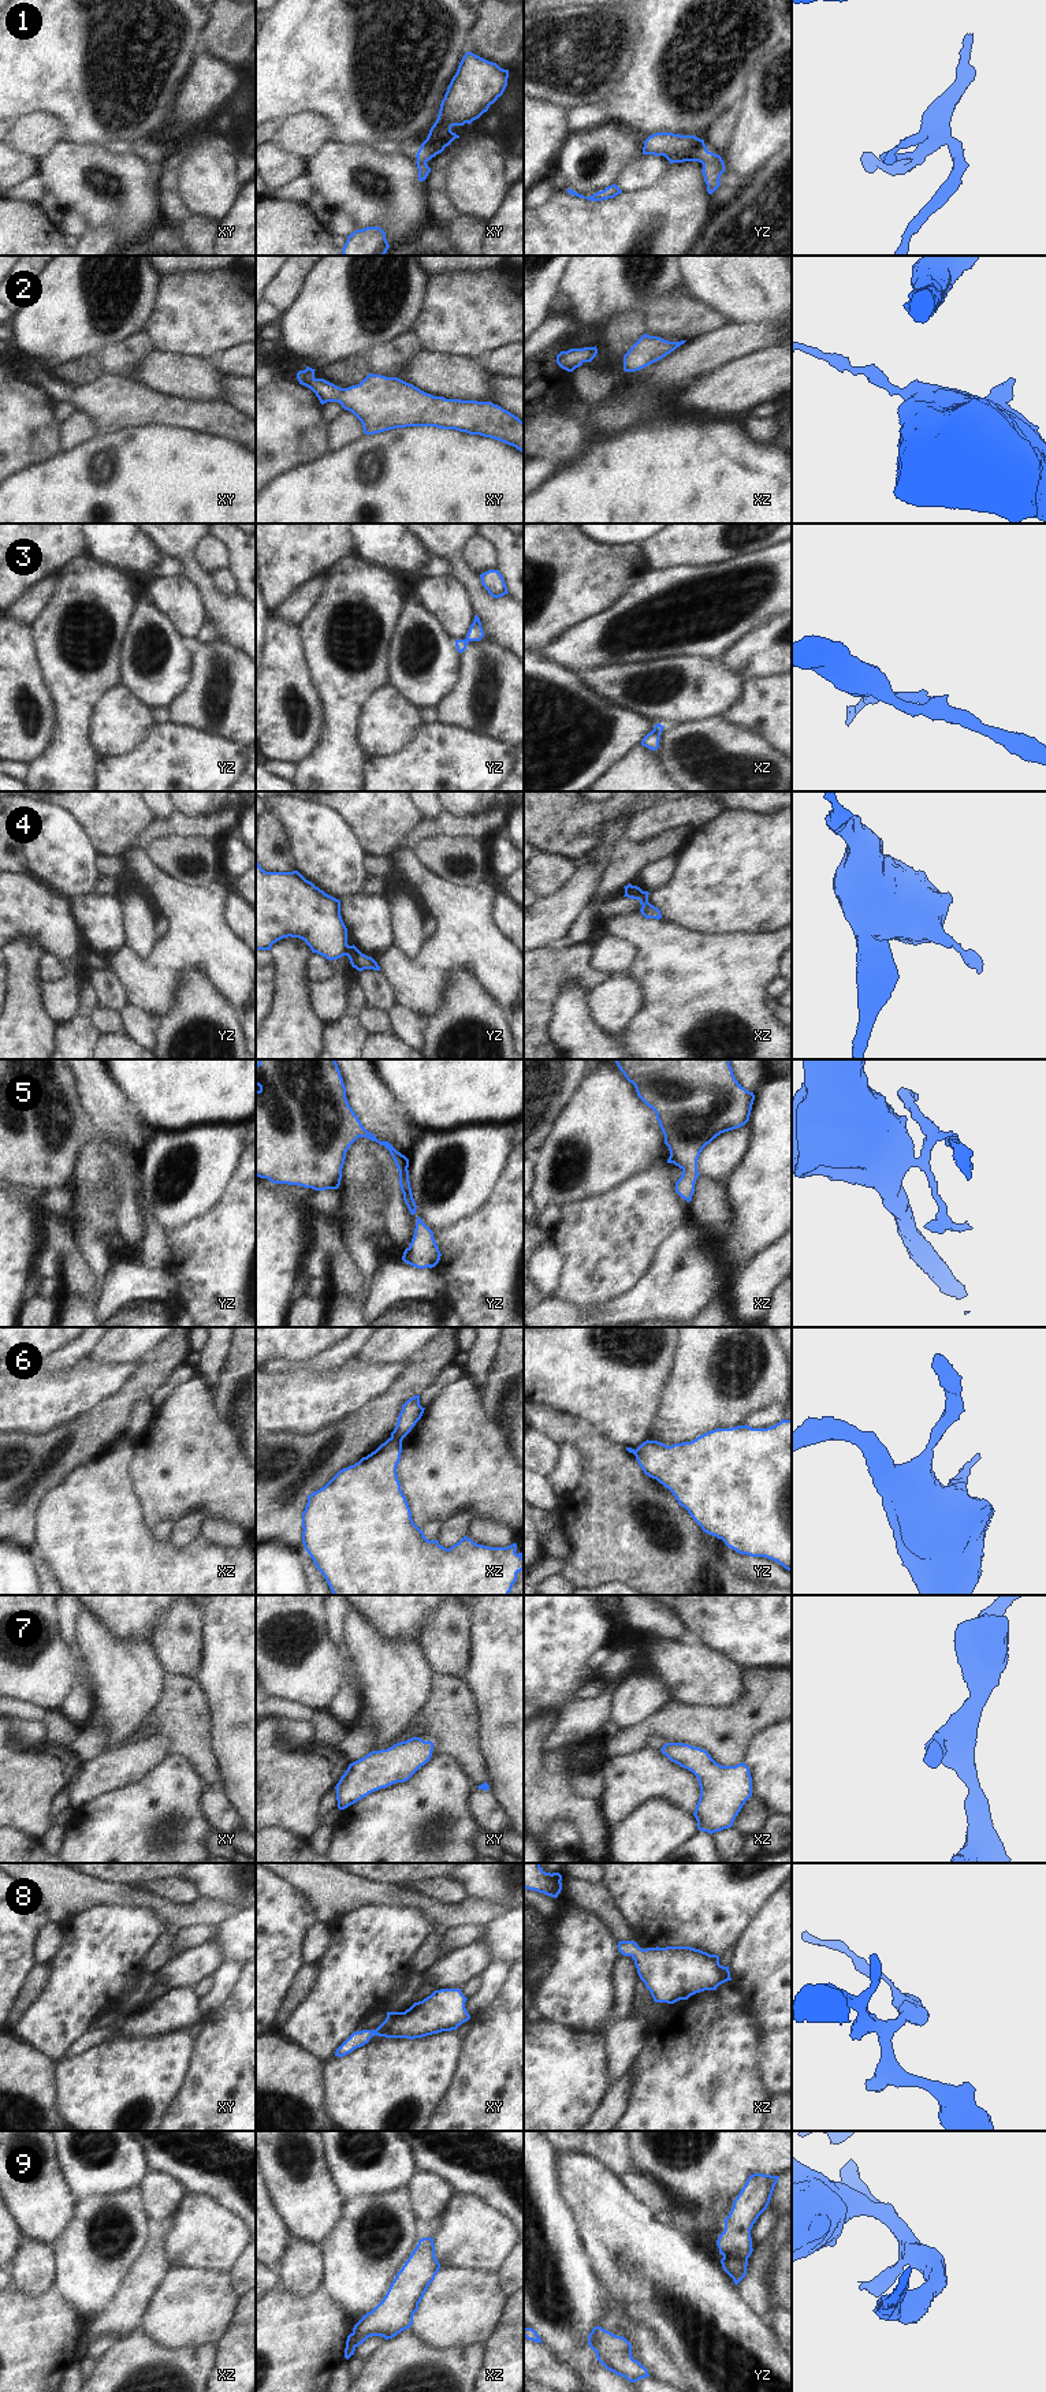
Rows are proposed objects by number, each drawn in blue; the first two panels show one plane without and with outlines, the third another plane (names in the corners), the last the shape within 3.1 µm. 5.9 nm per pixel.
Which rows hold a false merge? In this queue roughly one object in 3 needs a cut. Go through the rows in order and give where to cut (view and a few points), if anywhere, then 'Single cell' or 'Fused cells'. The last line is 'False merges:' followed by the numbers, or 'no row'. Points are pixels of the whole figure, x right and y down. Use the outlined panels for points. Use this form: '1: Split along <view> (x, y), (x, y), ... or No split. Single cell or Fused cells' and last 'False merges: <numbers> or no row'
1: No split. Single cell
2: No split. Single cell
3: No split. Single cell
4: No split. Single cell
5: No split. Single cell
6: Split along xz (391, 1437), (401, 1441). Fused cells
7: No split. Single cell
8: No split. Single cell
9: Split along yz (747, 2258), (729, 2258), (722, 2264). Fused cells
False merges: 6, 9

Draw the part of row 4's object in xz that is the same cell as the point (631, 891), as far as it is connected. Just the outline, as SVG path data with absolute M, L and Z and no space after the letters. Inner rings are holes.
M630 883L623 888L625 888L623 897L640 901L641 905L640 912L645 919L656 919L656 920L662 919L660 910L648 902L648 894L649 894L648 891L643 891L640 887L632 886Z

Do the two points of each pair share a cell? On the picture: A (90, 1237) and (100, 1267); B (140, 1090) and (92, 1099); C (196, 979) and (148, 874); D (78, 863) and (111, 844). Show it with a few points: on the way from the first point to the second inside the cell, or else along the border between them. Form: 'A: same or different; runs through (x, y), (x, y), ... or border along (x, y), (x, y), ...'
A: same; runs through (93, 1244), (100, 1260)
B: different; border along (107, 1073), (141, 1120)
C: different; border along (218, 990), (201, 972), (188, 971), (174, 998)
D: different; border along (79, 824), (97, 853)

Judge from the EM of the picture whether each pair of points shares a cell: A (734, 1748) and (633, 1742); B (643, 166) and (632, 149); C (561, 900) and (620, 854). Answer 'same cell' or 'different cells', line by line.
A: same cell
B: different cells
C: different cells

